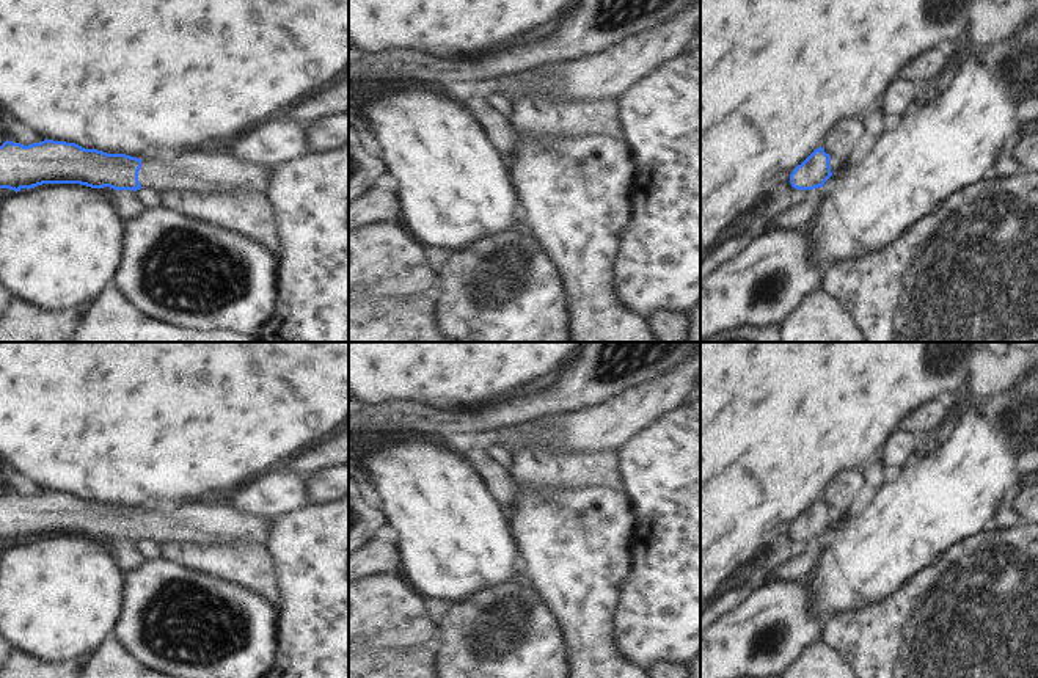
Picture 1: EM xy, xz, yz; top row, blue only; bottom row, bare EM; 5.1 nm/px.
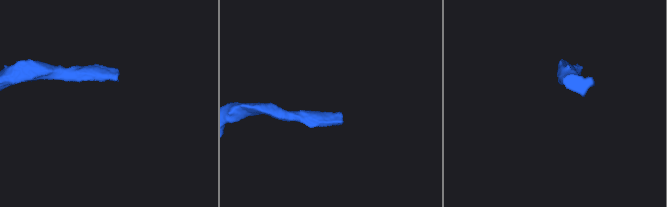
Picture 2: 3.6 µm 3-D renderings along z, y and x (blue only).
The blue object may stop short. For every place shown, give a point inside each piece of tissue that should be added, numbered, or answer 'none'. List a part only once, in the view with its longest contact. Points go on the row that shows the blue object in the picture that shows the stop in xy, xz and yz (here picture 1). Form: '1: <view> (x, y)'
1: xy (208, 171)

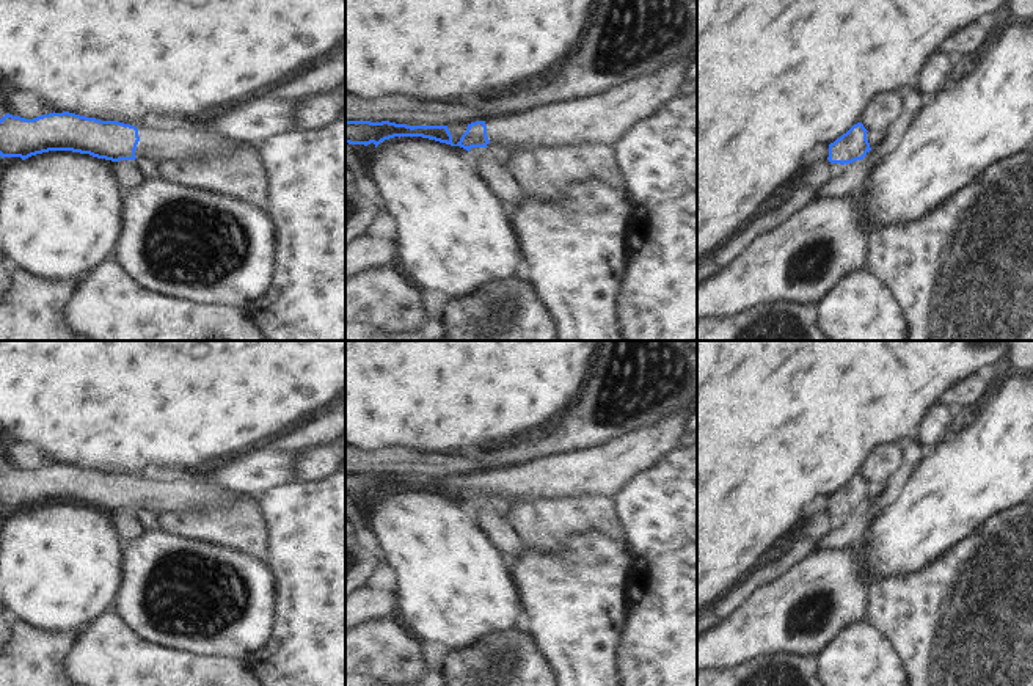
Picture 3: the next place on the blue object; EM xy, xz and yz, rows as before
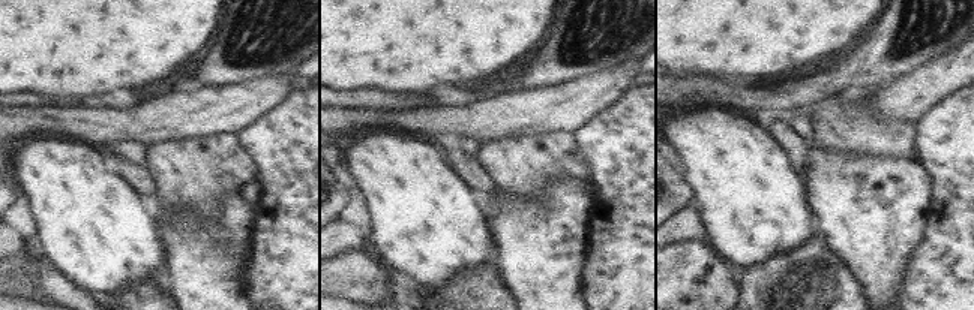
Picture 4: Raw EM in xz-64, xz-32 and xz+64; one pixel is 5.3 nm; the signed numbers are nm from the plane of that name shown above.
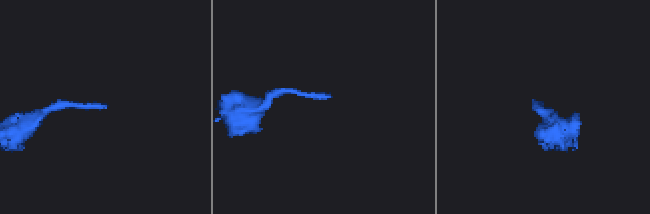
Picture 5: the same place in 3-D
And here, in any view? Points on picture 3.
1: xy (190, 143)

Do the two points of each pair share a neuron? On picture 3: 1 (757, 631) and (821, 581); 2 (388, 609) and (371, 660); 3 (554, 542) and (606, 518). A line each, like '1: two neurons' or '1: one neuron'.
1: one neuron
2: two neurons
3: one neuron

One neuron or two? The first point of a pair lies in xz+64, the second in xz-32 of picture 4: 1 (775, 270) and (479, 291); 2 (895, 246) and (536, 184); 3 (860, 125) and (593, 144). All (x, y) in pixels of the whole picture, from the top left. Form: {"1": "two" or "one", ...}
{"1": "one", "2": "two", "3": "two"}

